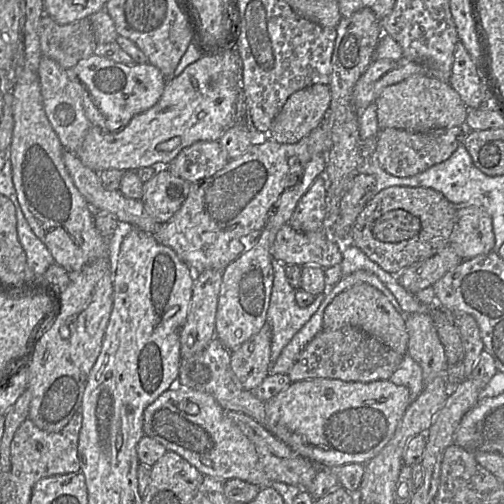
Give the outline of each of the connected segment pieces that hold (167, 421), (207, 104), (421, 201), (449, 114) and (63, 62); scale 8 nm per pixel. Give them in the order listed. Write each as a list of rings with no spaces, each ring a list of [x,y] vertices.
[[[174,381],[170,386],[169,390],[163,392],[153,403],[151,403],[144,411],[143,415],[143,431],[145,436],[148,436],[160,444],[162,444],[167,451],[174,452],[193,465],[200,473],[204,476],[213,477],[219,479],[221,481],[227,481],[230,479],[240,479],[246,481],[248,483],[257,485],[261,488],[267,488],[274,481],[271,481],[267,475],[261,470],[261,466],[258,461],[258,455],[254,444],[244,435],[241,429],[231,420],[228,416],[228,412],[234,411],[226,411],[223,409],[218,402],[208,393],[193,390],[193,389],[185,389],[181,388],[178,381]]]
[[[236,50],[216,56],[202,57],[190,64],[179,76],[167,79],[159,101],[147,111],[136,115],[128,125],[117,133],[106,133],[92,126],[76,155],[86,167],[102,172],[108,169],[136,171],[143,167],[167,168],[184,148],[198,141],[219,141],[223,134],[237,123],[247,122],[246,104],[242,93],[242,62]]]
[[[388,187],[367,203],[352,227],[350,243],[381,269],[398,275],[403,269],[436,255],[450,245],[457,210],[457,206],[432,188]]]
[[[413,75],[386,87],[375,100],[380,130],[396,128],[408,132],[426,132],[438,128],[465,126],[469,108],[447,81],[432,75]]]
[[[44,13],[38,32],[42,54],[66,70],[92,56],[98,45],[89,18],[61,25]]]

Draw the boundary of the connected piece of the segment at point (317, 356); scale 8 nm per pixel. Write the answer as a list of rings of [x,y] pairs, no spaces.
[[[344,326],[333,331],[321,330],[305,346],[287,375],[291,382],[313,379],[337,379],[345,382],[389,380],[403,356],[360,328]]]

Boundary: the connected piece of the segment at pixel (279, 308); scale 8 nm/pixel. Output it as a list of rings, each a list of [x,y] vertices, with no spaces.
[[[273,259],[273,286],[266,322],[272,331],[270,362],[273,364],[294,335],[310,320],[318,310],[333,286],[316,296],[312,304],[299,307],[295,301],[296,290],[289,284],[285,266]]]

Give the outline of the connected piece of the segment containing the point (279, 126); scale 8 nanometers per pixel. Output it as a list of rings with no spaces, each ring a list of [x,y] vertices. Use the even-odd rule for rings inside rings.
[[[314,84],[293,93],[271,123],[267,136],[281,144],[295,144],[320,126],[329,110],[329,85]]]

